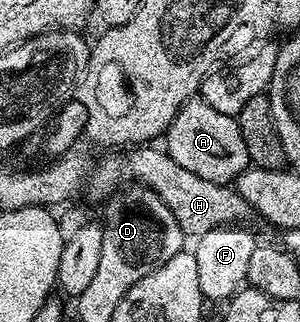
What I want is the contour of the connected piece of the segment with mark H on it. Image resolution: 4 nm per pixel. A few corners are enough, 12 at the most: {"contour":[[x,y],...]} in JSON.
{"contour":[[134,147],[89,170],[98,203],[146,185],[197,239],[246,223],[237,188],[208,183],[161,148]]}

